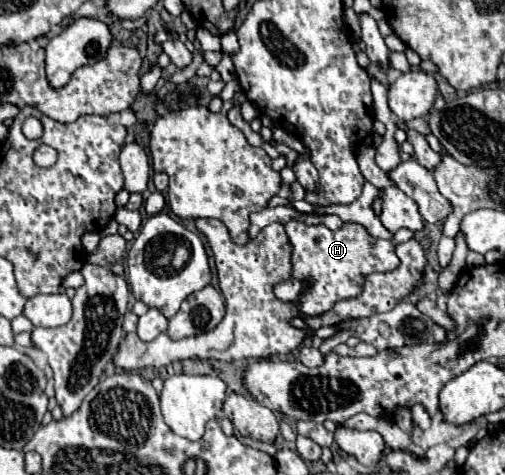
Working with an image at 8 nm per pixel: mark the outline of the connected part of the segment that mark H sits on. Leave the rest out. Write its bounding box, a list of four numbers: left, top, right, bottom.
[273,220,399,316]

